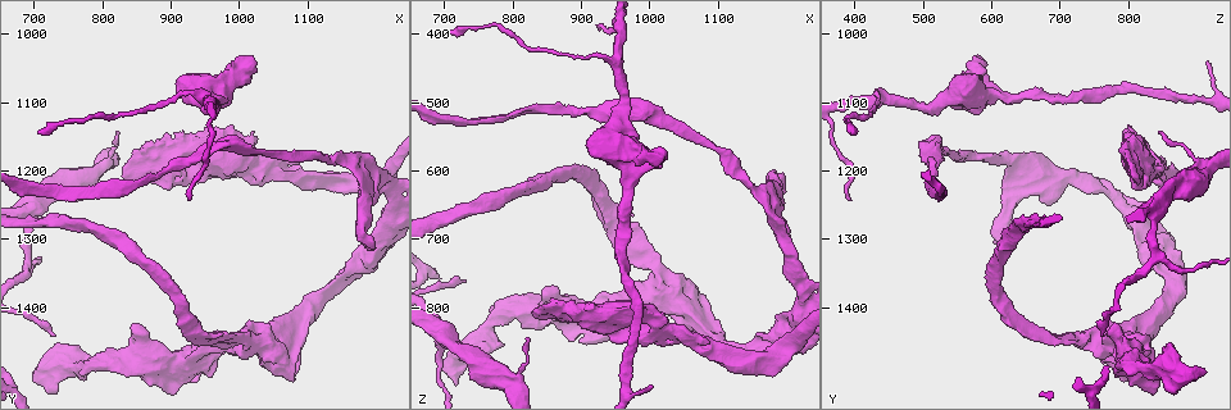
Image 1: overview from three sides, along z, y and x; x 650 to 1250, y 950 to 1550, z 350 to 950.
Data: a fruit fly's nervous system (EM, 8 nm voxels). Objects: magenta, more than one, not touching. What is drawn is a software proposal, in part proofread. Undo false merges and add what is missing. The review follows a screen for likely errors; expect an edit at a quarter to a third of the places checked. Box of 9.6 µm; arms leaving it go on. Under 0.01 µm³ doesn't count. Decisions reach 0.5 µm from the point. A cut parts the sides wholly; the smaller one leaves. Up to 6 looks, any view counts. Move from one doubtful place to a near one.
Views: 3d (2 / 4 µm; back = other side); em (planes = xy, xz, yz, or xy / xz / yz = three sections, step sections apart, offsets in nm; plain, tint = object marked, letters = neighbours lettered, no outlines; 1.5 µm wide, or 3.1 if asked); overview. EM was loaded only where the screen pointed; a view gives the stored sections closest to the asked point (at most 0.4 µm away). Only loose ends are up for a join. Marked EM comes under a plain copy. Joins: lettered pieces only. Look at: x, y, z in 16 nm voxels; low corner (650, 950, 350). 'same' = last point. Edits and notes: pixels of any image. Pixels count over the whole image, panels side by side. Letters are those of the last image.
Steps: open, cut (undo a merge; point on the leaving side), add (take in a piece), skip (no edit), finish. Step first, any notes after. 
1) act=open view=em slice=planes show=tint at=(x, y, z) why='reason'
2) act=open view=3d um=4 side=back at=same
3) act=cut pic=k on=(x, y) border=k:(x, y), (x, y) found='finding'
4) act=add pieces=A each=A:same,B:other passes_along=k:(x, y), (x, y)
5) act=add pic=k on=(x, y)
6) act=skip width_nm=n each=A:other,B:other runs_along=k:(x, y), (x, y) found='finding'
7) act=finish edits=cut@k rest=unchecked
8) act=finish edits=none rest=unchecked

act=open view=em slice=xy step=8 show=letters at=(850, 1200, 810) why='calibre changes'

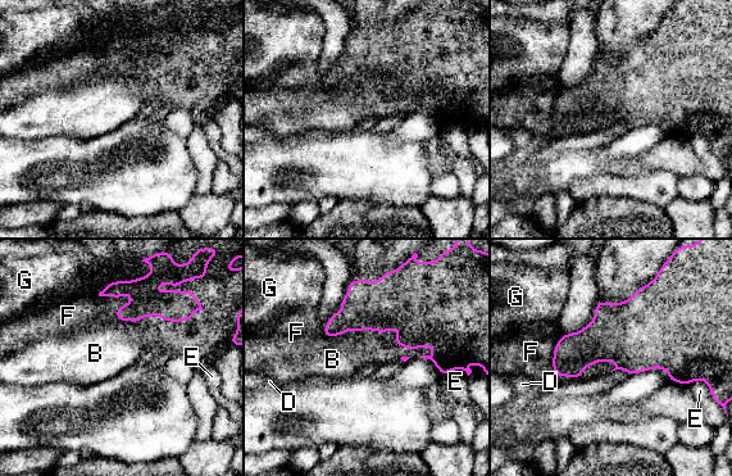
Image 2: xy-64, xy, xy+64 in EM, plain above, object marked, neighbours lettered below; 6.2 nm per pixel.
act=open view=em slice=planes show=letters at=same

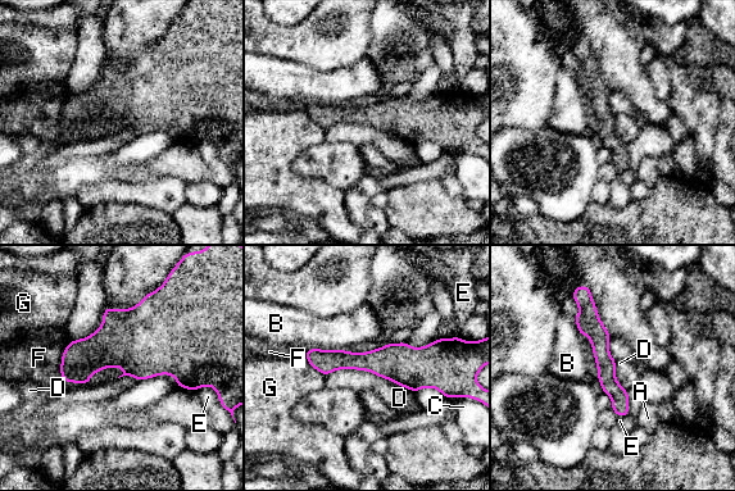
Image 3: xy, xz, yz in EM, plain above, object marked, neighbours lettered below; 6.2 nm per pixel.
act=skip longest_contact=D:600nm each=A:other,B:other,C:other,D:other,E:other,F:other,G:other border=3:(325, 374), (366, 369), (414, 392) found='continuous, no second cell'

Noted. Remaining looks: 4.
act=open view=em slice=planes show=letters at=(1025, 1220, 855) why='branch stops here'

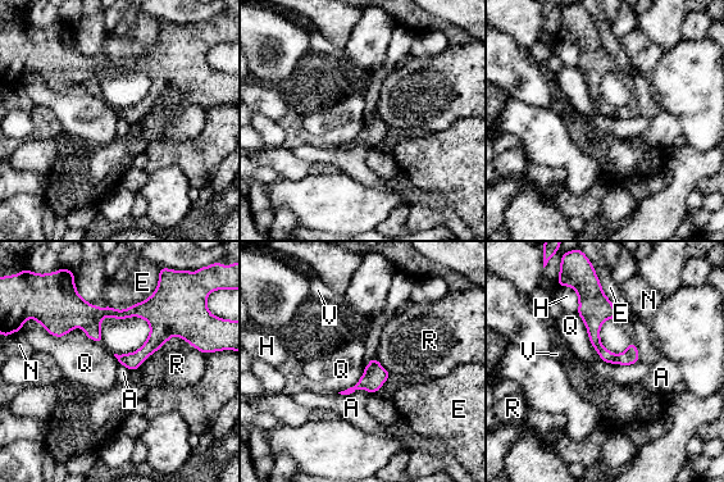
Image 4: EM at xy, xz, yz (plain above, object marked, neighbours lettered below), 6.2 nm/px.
act=skip each=A:other,E:other,H:other,N:other,Q:other,R:other,V:other runs_along=4:(54, 327), (154, 312), (183, 335) found='none of them fits'

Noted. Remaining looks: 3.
act=open view=em slice=planes show=letters at=(735, 1440, 760) why='free end'

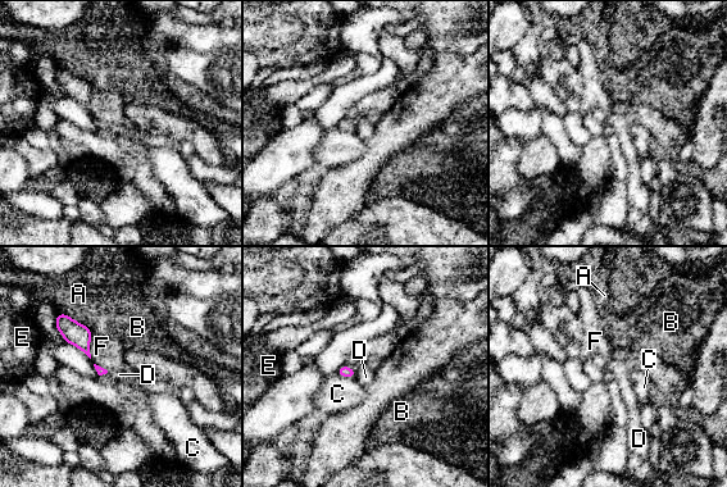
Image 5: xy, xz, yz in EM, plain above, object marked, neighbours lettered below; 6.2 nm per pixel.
act=skip longest_contact=A:180nm each=A:other,B:other,C:other,D:other,E:other,F:other found='no lettered piece goes on from it'

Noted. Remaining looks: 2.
act=finish edits=none rest=unchecked

